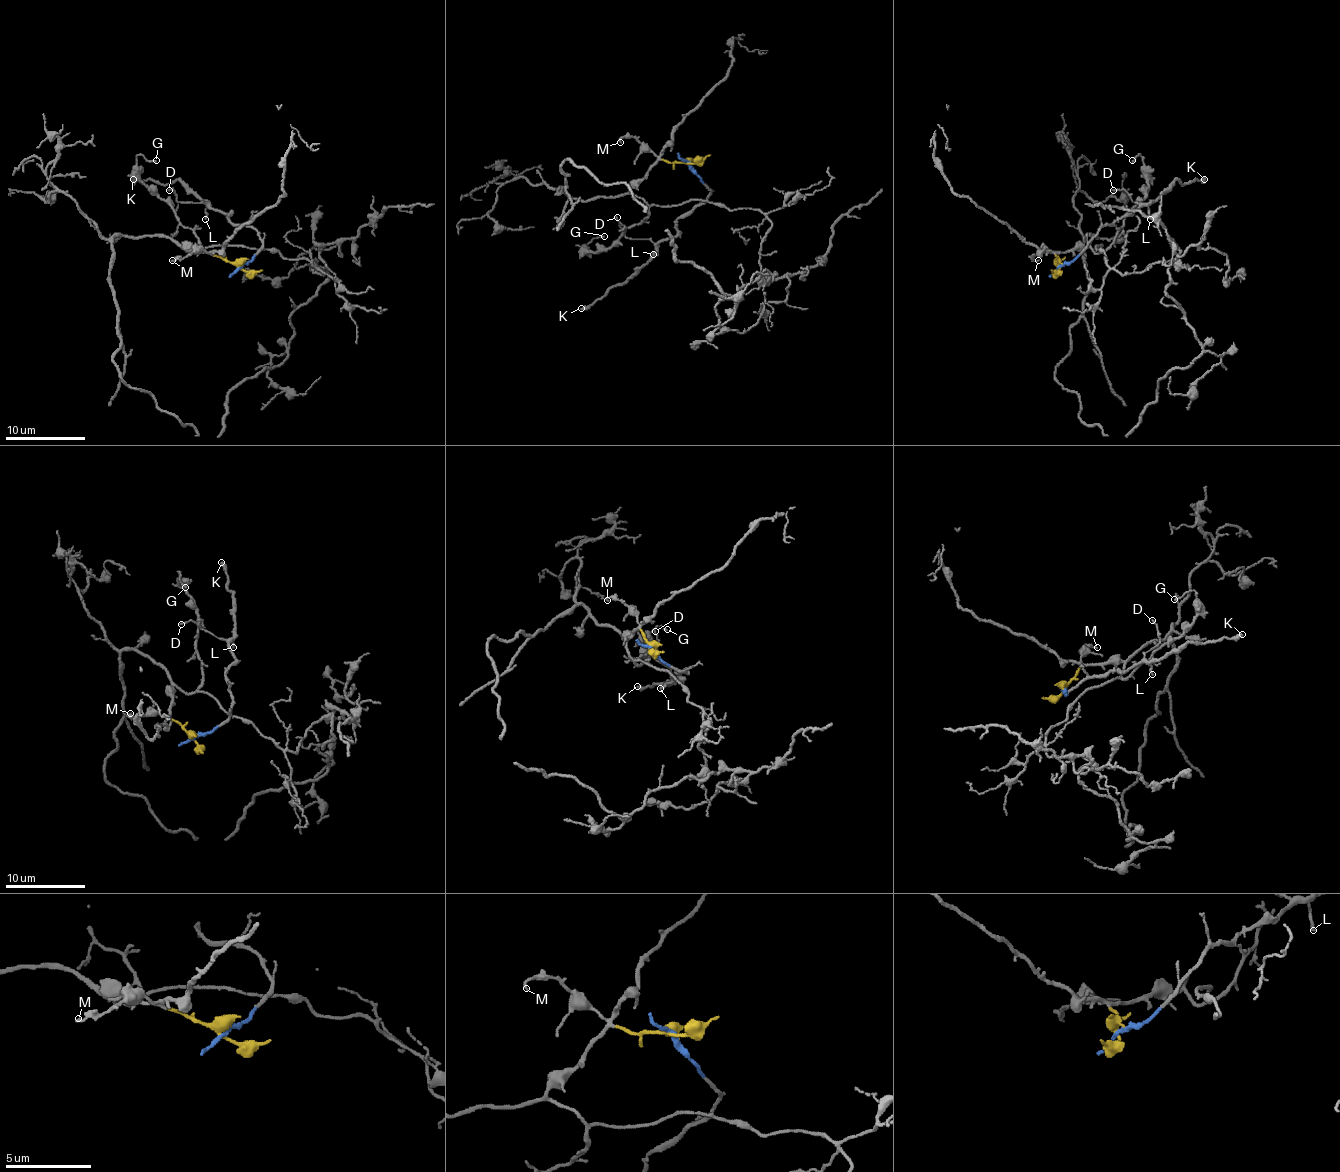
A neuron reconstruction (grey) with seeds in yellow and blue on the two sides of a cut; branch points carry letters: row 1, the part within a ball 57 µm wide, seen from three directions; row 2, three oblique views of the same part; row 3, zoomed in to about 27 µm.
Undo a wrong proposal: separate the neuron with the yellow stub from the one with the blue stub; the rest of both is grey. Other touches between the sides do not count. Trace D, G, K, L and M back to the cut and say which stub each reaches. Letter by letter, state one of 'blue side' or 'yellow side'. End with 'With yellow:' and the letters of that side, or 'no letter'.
D: blue side
G: yellow side
K: blue side
L: blue side
M: yellow side
With yellow: G, M

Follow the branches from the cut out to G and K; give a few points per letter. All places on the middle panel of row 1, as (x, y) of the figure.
G: (686, 162), (658, 160), (632, 188), (648, 216), (606, 248), (590, 252), (584, 246), (604, 236)
K: (686, 162), (711, 190), (705, 200), (676, 220), (676, 234), (664, 238), (654, 254), (592, 305), (580, 309)

